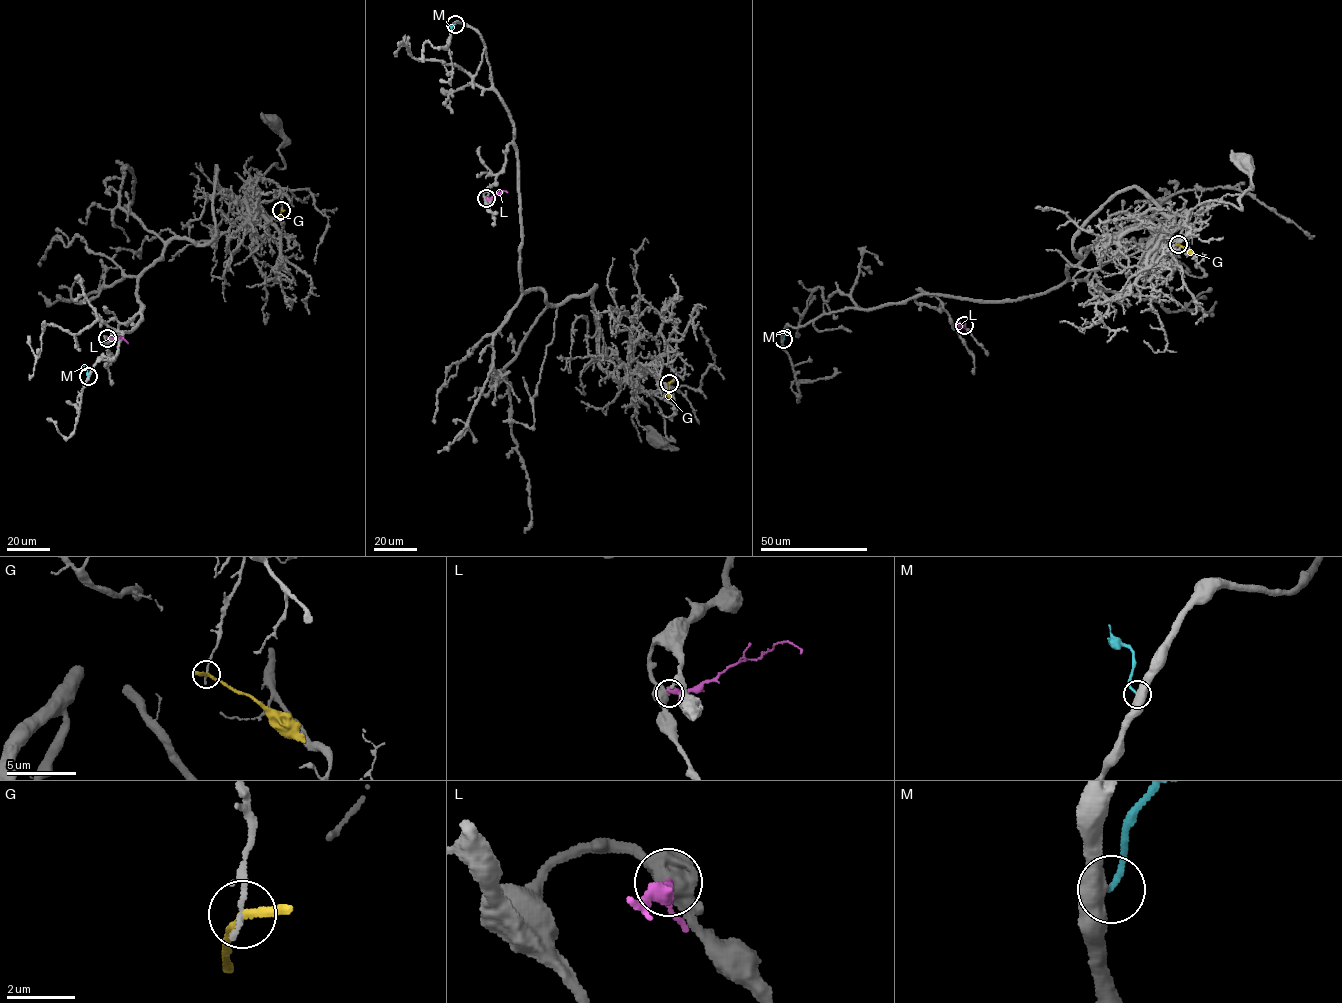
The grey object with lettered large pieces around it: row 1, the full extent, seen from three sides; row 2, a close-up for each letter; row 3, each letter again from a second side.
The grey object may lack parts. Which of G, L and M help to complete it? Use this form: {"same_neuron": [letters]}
{"same_neuron": []}

